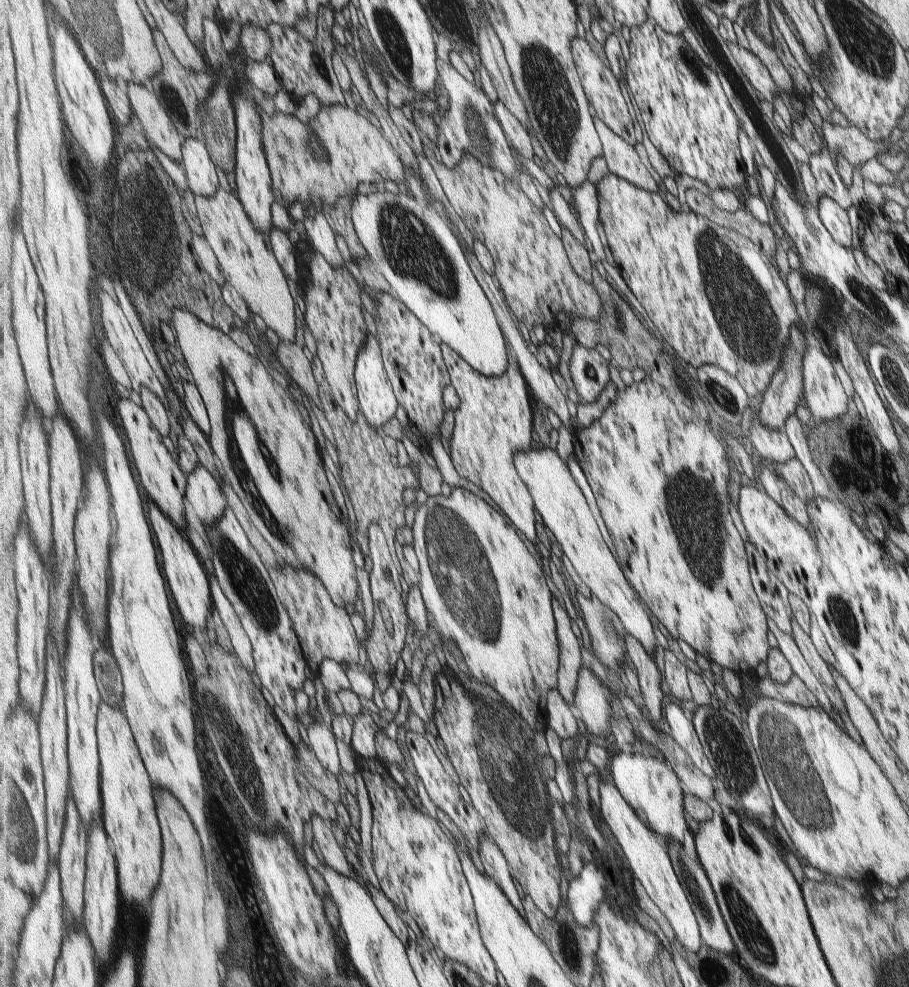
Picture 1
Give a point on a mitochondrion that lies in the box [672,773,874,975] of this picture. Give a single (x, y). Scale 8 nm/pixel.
(751, 932)

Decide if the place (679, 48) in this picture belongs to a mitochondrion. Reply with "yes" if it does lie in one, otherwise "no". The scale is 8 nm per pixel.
yes

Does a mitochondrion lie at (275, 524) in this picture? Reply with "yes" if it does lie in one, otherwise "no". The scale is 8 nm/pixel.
yes

